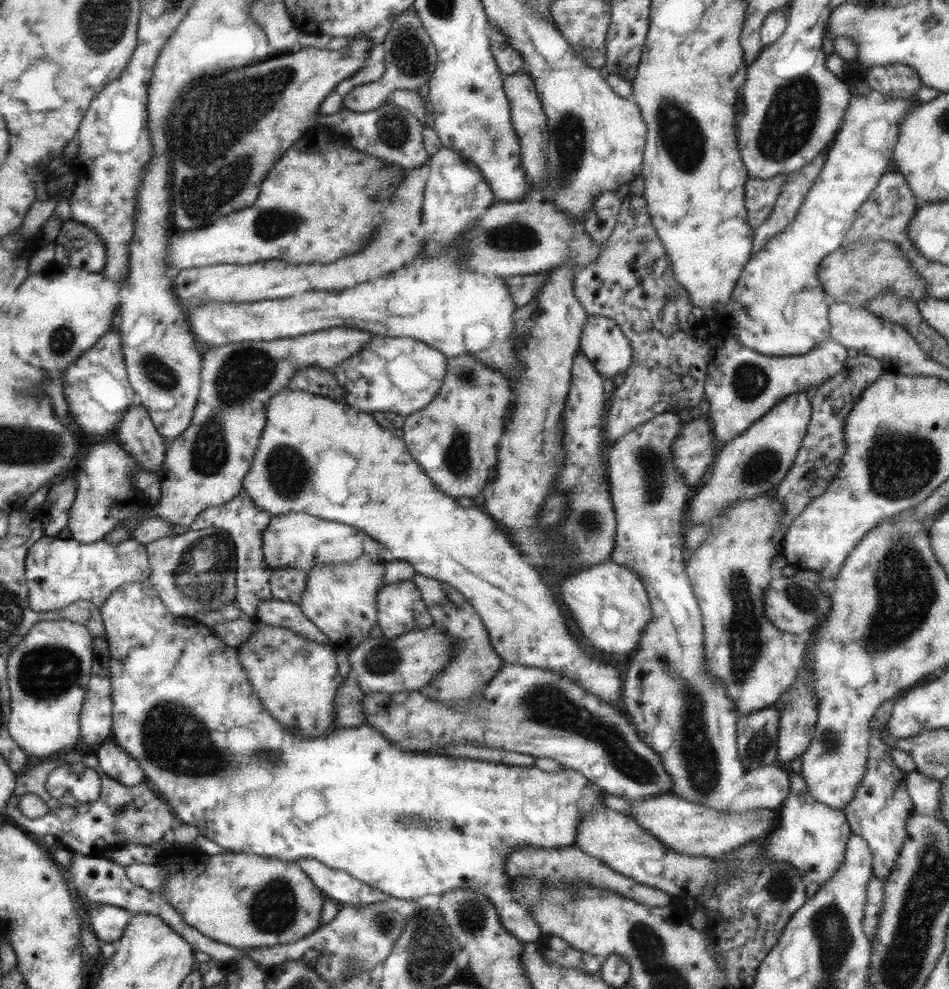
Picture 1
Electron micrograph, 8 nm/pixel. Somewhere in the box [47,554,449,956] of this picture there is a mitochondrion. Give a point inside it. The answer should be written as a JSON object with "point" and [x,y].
{"point":[189,750]}

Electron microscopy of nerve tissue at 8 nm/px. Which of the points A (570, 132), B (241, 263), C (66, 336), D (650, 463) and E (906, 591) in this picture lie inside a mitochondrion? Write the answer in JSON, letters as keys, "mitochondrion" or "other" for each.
{"A":"mitochondrion","B":"other","C":"mitochondrion","D":"mitochondrion","E":"mitochondrion"}

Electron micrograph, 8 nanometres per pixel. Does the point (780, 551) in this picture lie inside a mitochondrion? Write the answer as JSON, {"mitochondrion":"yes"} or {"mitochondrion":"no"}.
{"mitochondrion":"no"}

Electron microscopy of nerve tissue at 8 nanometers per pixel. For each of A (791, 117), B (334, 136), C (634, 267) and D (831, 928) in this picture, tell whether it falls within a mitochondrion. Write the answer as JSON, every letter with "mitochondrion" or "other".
{"A":"mitochondrion","B":"other","C":"other","D":"mitochondrion"}

